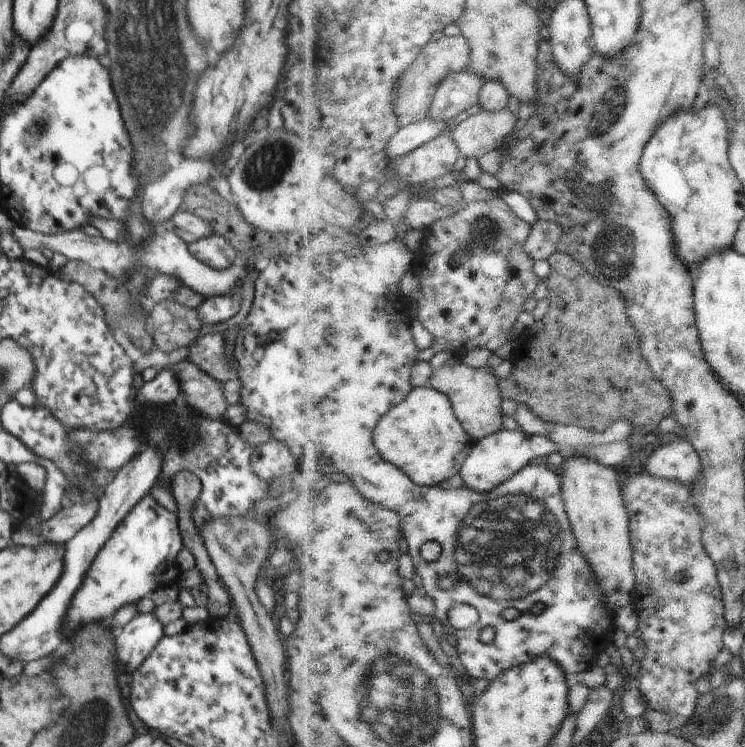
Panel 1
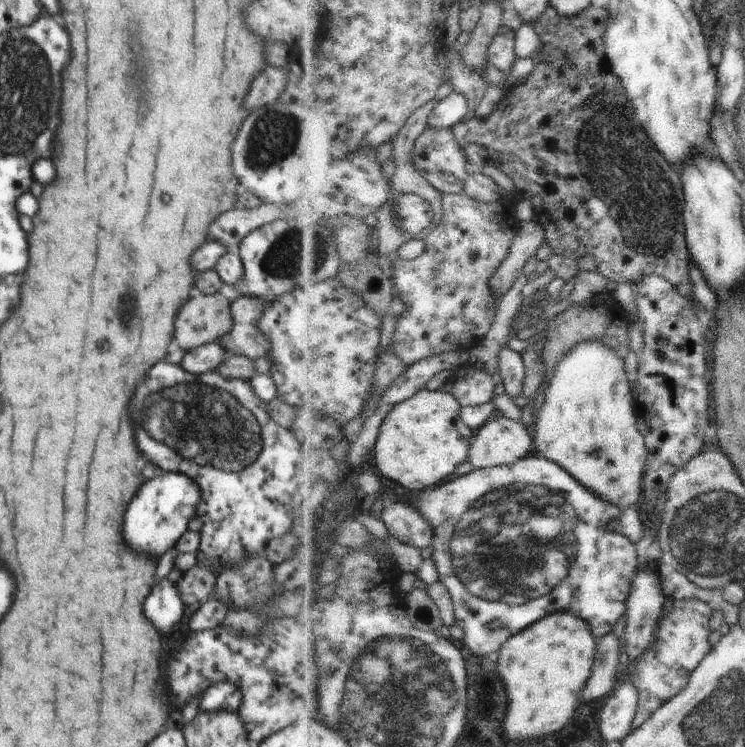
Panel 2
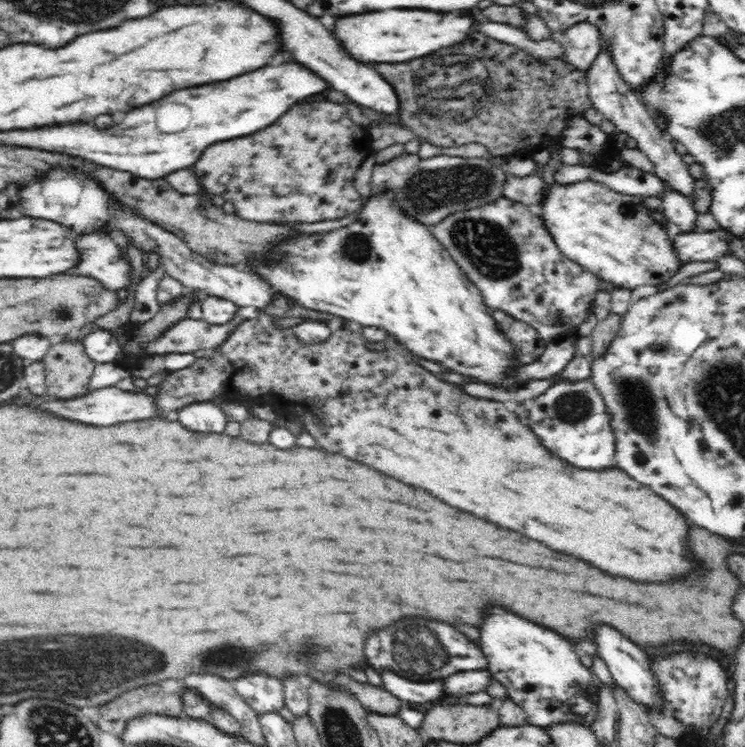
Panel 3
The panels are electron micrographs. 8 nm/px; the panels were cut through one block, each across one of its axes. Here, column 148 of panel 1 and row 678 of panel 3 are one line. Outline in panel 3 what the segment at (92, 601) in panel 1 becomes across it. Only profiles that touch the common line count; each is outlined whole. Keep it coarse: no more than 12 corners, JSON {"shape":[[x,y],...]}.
{"shape":[[488,608],[480,648],[526,720],[590,727],[599,681],[572,644]]}

